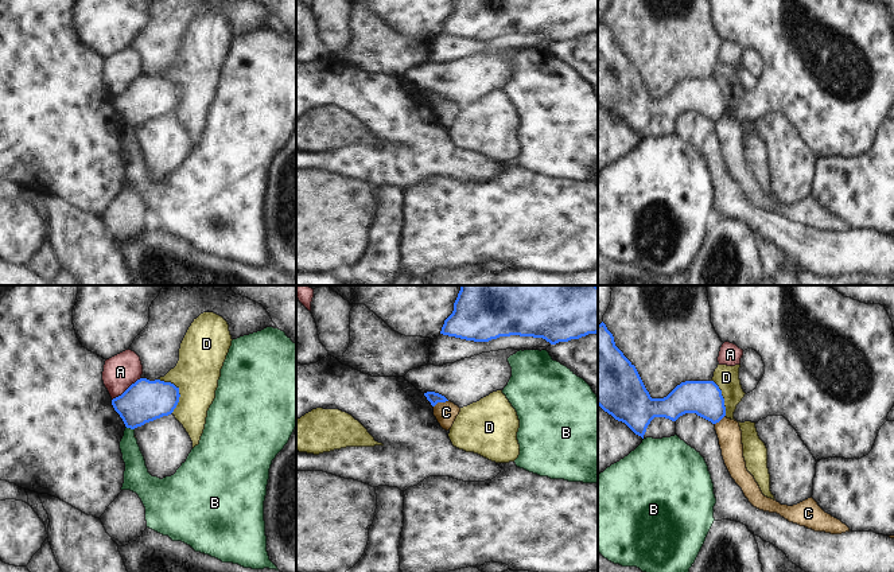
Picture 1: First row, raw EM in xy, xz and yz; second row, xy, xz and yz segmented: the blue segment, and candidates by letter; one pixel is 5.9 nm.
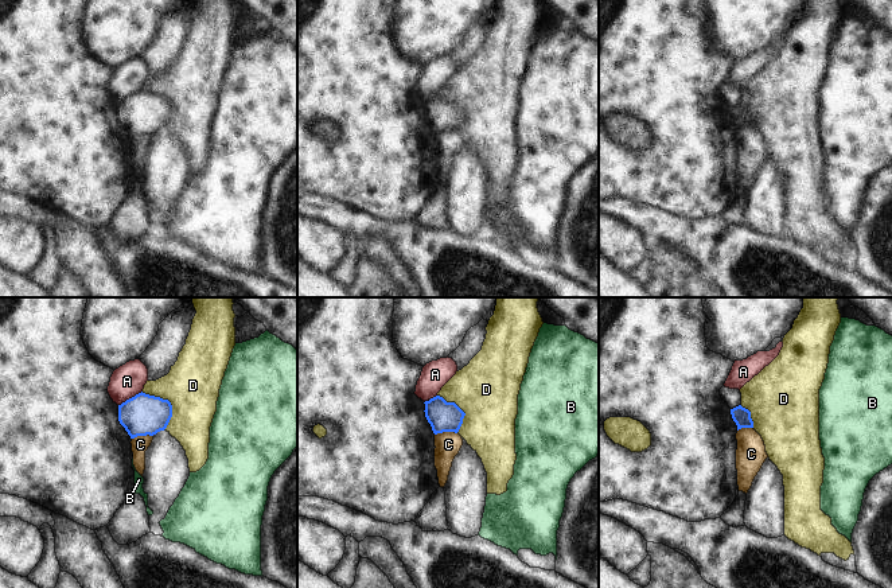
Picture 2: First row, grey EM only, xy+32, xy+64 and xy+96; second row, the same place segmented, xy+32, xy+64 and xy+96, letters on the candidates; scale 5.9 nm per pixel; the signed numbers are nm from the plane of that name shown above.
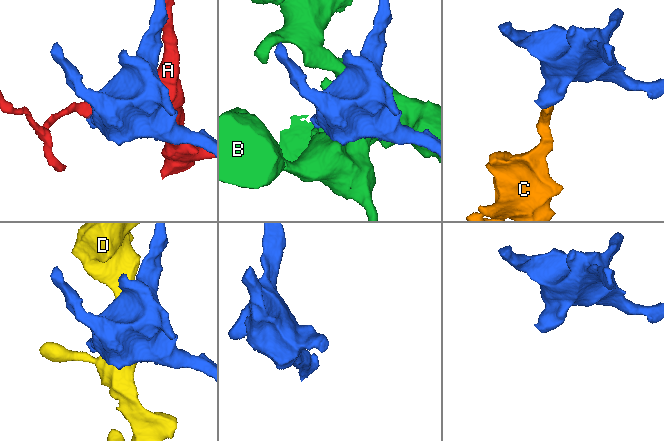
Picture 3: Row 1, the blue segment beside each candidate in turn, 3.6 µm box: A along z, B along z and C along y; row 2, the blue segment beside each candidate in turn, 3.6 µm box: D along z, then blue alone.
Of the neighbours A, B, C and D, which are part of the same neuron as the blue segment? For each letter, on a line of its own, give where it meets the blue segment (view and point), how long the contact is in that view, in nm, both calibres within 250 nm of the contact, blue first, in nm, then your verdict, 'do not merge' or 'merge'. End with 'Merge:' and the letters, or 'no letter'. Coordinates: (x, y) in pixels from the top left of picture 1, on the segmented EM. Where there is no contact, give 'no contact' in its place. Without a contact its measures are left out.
A: xy (127, 389) | 220 nm | 240/200 nm | do not merge
B: xy (129, 427) | 60 nm | 240/130 nm | do not merge
C: xz (440, 401) | 100 nm | 70/130 nm | do not merge
D: xy (178, 390) | 220 nm | 240/280 nm | do not merge
Merge: no letter

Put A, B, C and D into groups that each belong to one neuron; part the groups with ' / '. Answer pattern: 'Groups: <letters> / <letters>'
Groups: A / B / C / D.

